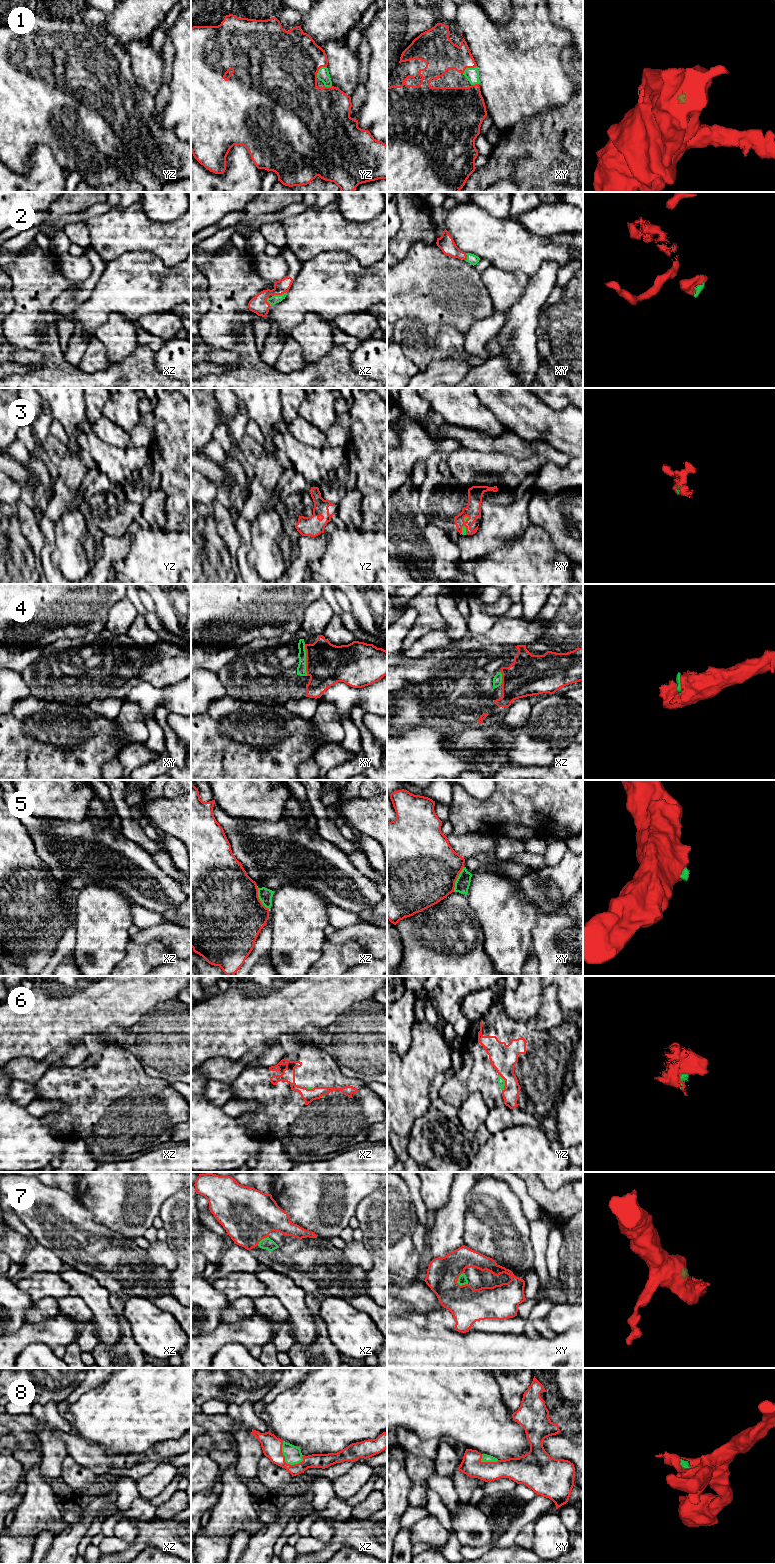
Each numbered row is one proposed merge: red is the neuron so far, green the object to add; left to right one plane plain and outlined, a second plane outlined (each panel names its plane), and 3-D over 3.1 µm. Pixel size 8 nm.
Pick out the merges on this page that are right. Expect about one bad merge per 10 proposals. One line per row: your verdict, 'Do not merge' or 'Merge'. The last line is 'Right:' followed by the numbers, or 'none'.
1: Merge
2: Merge
3: Merge
4: Merge
5: Merge
6: Merge
7: Merge
8: Merge
Right: 1, 2, 3, 4, 5, 6, 7, 8

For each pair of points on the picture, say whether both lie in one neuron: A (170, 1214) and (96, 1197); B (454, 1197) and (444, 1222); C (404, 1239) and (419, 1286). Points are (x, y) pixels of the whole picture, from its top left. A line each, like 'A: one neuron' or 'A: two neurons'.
A: two neurons
B: one neuron
C: two neurons

